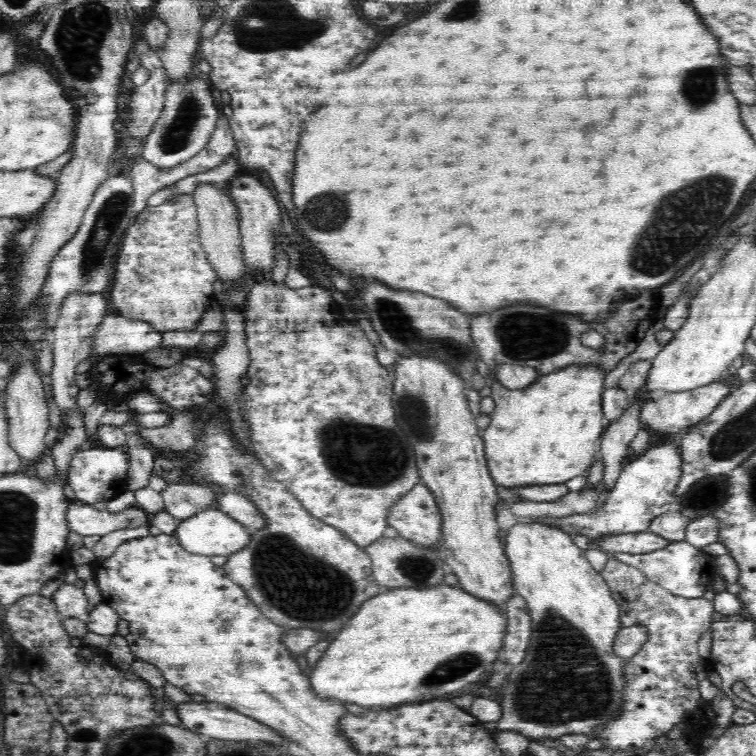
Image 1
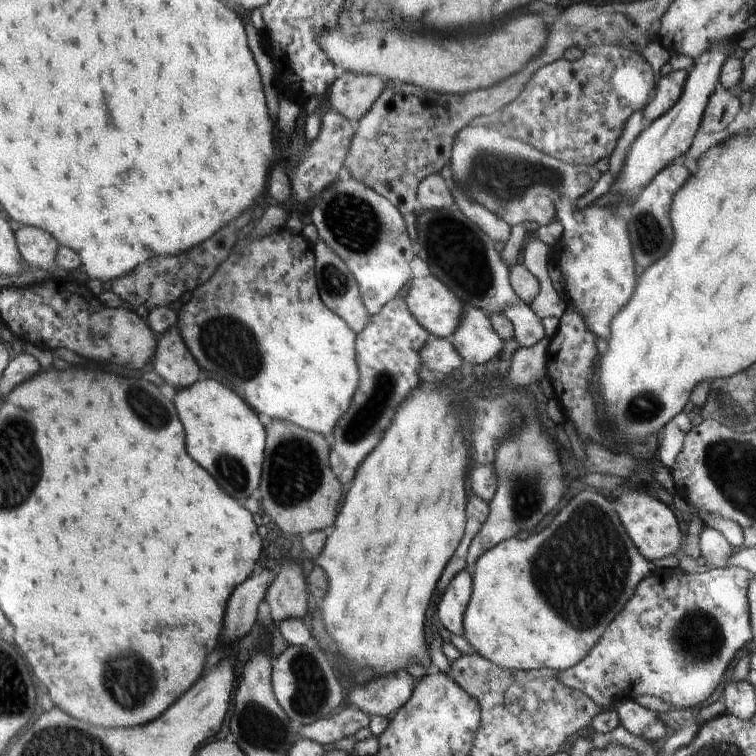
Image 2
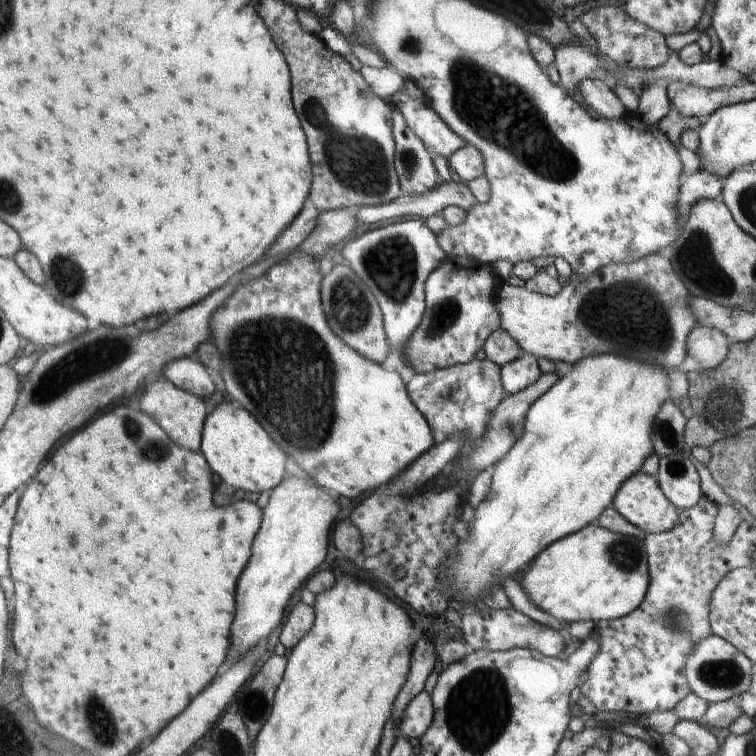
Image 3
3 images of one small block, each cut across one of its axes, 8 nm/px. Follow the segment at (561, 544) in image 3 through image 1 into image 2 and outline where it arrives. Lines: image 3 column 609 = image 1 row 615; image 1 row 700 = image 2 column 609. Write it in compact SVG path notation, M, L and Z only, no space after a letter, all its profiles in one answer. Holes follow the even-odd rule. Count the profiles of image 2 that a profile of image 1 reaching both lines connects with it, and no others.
M582 490L582 492L578 492L560 510L560 514L550 522L549 526L546 526L538 534L530 535L526 540L519 540L515 537L504 539L494 546L494 548L487 550L478 557L472 574L473 591L463 616L463 637L470 642L470 646L472 646L476 653L502 668L523 671L547 668L561 671L578 664L590 652L590 649L598 642L598 639L603 635L606 628L608 628L610 621L614 620L614 617L630 600L638 584L642 582L642 579L648 578L654 565L638 552L630 535L625 531L618 514L616 514L616 510L612 508L612 504L604 496L598 494L598 491L590 492L590 490Z

